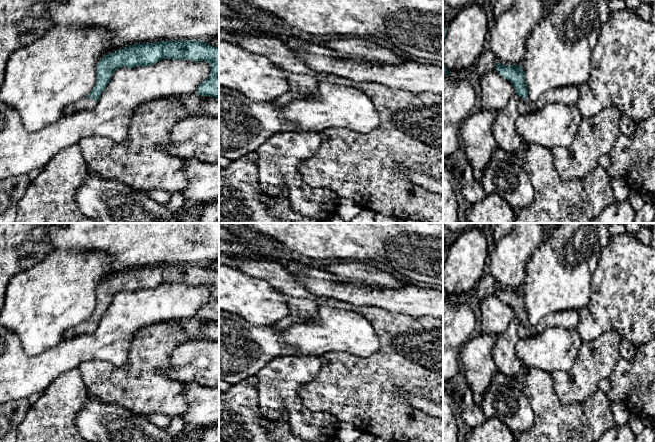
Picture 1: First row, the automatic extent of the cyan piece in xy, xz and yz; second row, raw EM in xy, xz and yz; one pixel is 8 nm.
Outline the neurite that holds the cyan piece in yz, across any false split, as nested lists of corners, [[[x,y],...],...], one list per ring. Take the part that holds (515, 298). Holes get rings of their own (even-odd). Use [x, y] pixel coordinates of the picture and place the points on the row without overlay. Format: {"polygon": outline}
{"polygon": [[[498,286],[495,294],[500,300],[509,304],[515,317],[523,322],[518,335],[520,338],[541,334],[548,327],[560,326],[564,328],[576,329],[579,322],[578,310],[561,310],[546,315],[537,325],[527,324],[527,312],[524,306],[524,295],[521,290],[503,289]]]}

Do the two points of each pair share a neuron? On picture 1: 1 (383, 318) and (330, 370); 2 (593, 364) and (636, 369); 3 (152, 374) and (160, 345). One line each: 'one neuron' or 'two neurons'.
1: one neuron
2: two neurons
3: one neuron

